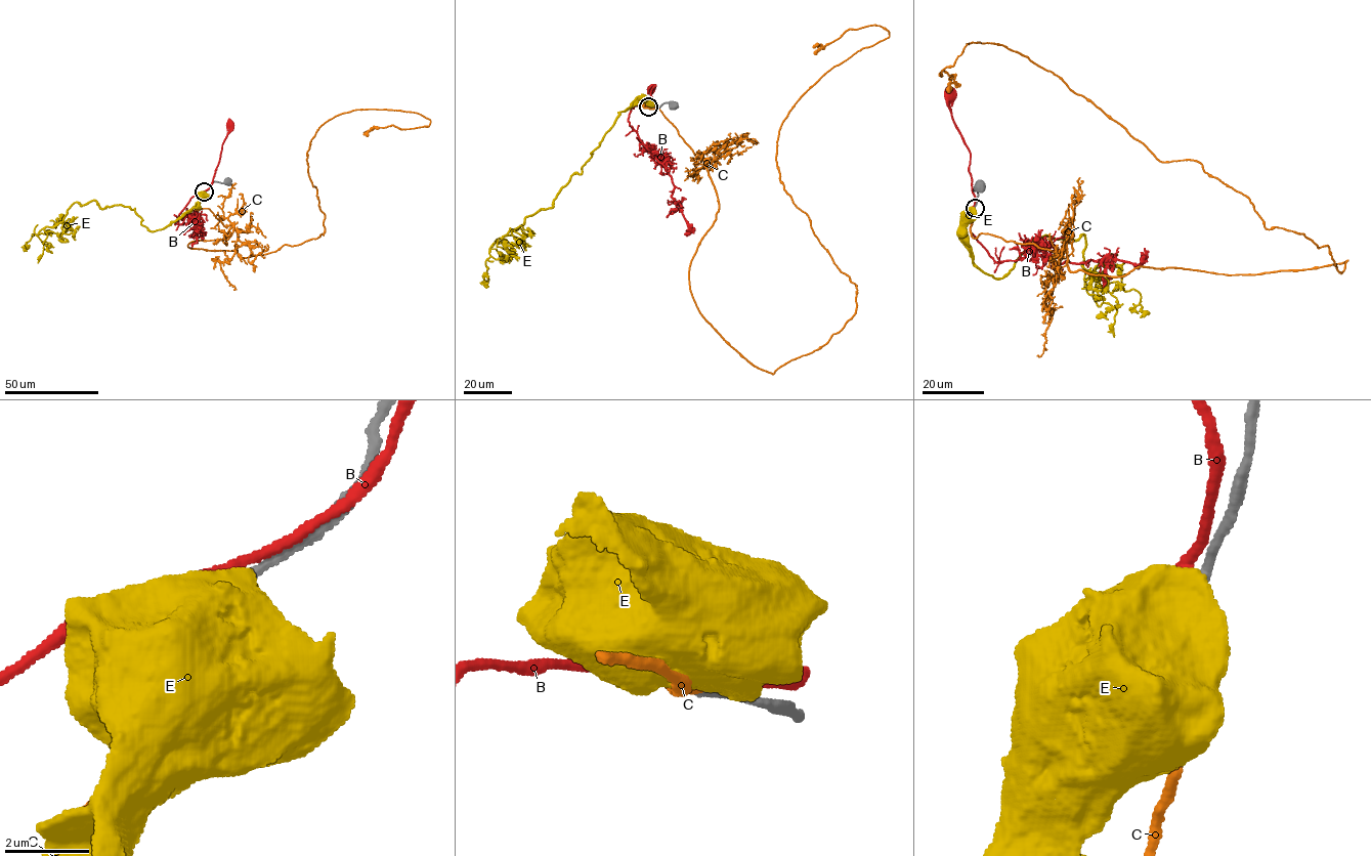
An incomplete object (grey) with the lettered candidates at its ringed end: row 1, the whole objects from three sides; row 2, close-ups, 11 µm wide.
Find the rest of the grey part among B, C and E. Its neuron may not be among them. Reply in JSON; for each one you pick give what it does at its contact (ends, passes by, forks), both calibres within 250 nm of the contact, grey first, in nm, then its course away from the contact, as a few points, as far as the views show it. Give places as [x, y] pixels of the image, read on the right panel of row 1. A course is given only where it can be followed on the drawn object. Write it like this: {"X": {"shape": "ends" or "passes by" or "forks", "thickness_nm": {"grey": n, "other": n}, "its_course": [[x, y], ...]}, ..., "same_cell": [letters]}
{"C": {"shape": "ends", "thickness_nm": {"grey": 220, "other": 220}, "its_course": [[974, 208], [974, 238], [1108, 276], [1347, 260], [1267, 229], [1003, 45], [967, 43], [950, 90]]}, "same_cell": ["C"]}

